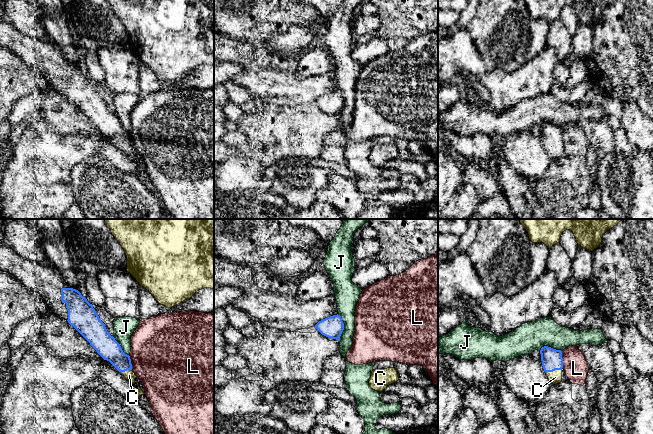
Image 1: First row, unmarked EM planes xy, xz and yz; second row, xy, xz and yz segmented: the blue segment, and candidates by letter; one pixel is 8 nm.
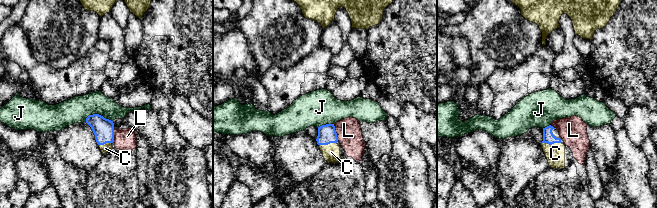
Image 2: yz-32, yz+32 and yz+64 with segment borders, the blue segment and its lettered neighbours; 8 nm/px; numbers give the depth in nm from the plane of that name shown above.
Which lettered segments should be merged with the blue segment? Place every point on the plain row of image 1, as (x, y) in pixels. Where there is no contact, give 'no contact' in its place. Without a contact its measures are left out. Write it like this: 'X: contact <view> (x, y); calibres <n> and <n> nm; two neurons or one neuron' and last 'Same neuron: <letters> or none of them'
C: contact yz (553, 146); calibres 170 and 110 nm; one neuron
J: contact xz (343, 103); calibres 180 and 180 nm; two neurons
L: contact yz (562, 135); calibres 170 and 190 nm; two neurons
Same neuron: C

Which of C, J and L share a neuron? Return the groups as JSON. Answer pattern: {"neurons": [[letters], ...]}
{"neurons": [["C"], ["J"], ["L"]]}

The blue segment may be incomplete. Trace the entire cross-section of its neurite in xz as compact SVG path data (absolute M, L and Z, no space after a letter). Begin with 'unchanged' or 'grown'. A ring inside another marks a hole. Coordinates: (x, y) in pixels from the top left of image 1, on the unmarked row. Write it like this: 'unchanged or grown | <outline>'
unchanged | M337 90L319 97L315 104L322 111L339 117L344 106L344 99L341 92Z

